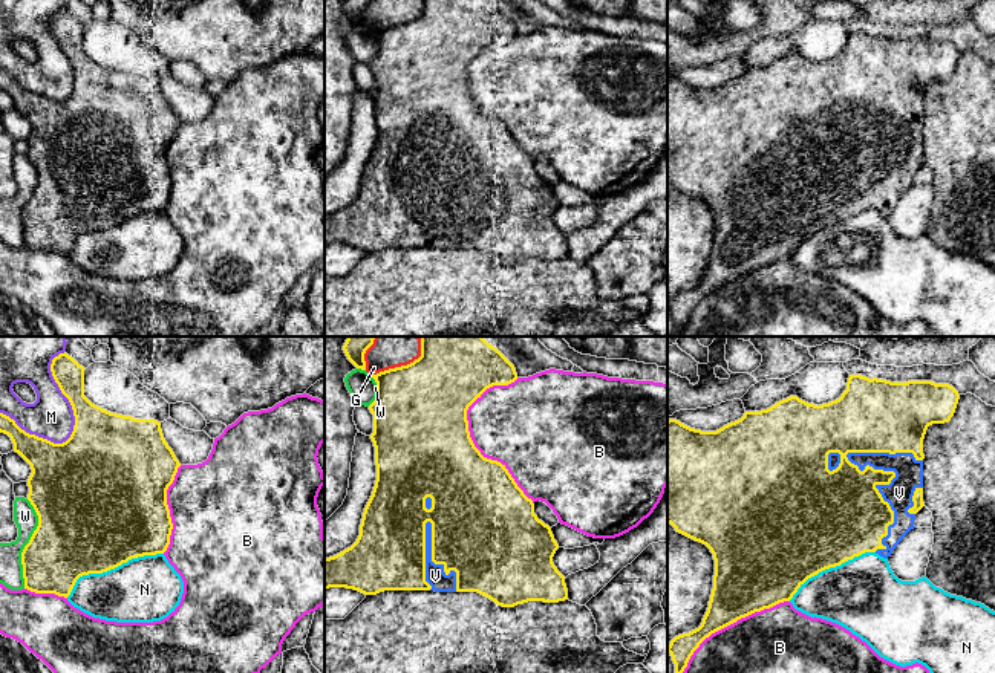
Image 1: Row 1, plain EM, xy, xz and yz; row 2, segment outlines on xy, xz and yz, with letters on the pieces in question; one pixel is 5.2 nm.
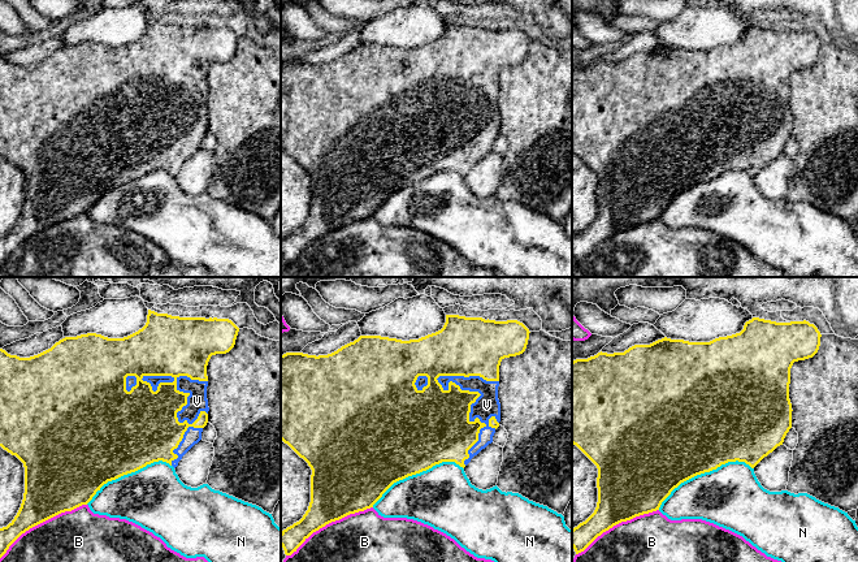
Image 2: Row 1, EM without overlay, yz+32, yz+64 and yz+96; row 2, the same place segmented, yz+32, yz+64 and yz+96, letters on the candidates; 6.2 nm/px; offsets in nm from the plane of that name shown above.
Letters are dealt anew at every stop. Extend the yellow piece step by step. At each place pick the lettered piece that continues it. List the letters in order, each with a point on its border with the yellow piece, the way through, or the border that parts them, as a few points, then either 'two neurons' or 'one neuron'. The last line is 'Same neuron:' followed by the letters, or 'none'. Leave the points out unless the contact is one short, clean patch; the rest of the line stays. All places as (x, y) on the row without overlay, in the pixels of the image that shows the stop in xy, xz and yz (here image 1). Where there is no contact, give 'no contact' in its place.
B: xz (469, 94) | two neurons
G: xz (401, 23) | two neurons
M: xy (68, 55) | two neurons
N: xy (110, 225) | two neurons
V: yz (882, 127) | one neuron
W: xy (28, 201) | two neurons
Same neuron: V

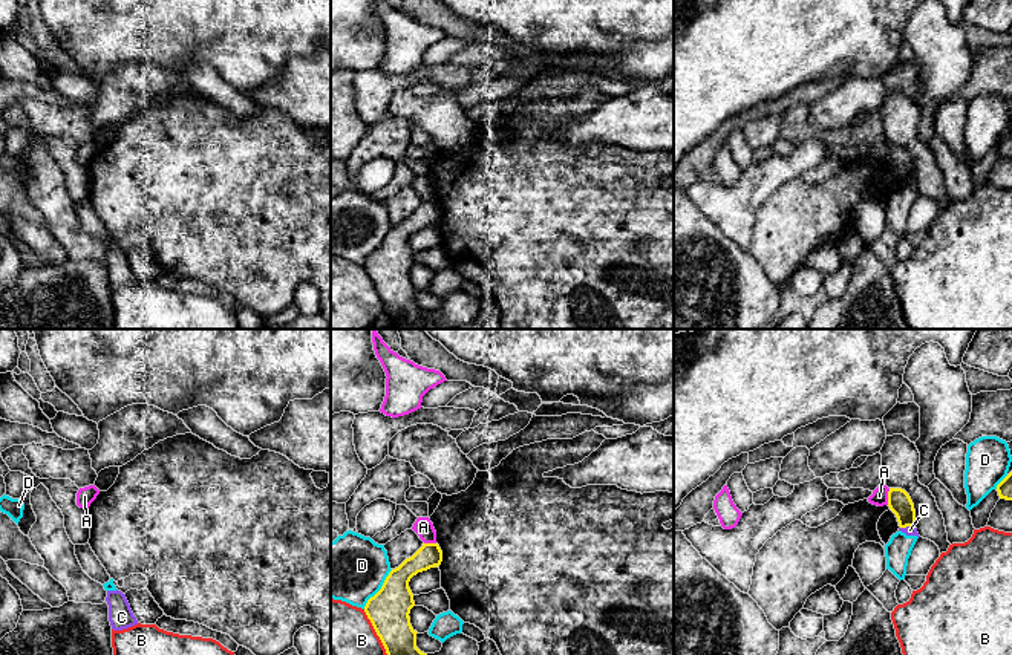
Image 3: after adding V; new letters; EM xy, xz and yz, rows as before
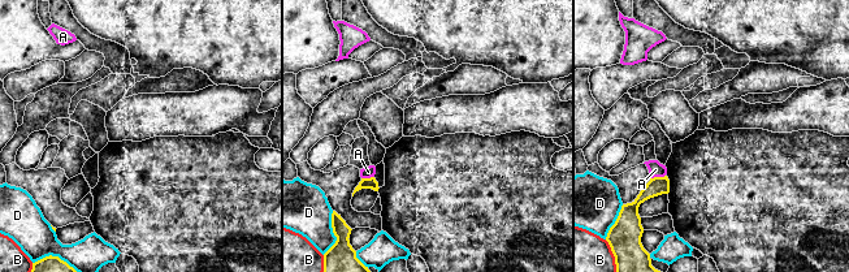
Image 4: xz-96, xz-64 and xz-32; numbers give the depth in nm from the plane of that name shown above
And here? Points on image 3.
A: yz (888, 153) | two neurons
B: xz (380, 296) | two neurons
C: yz (907, 182) | along yz (914, 182), (901, 185) | two neurons
D: xz (380, 247) | two neurons
Same neuron: none

